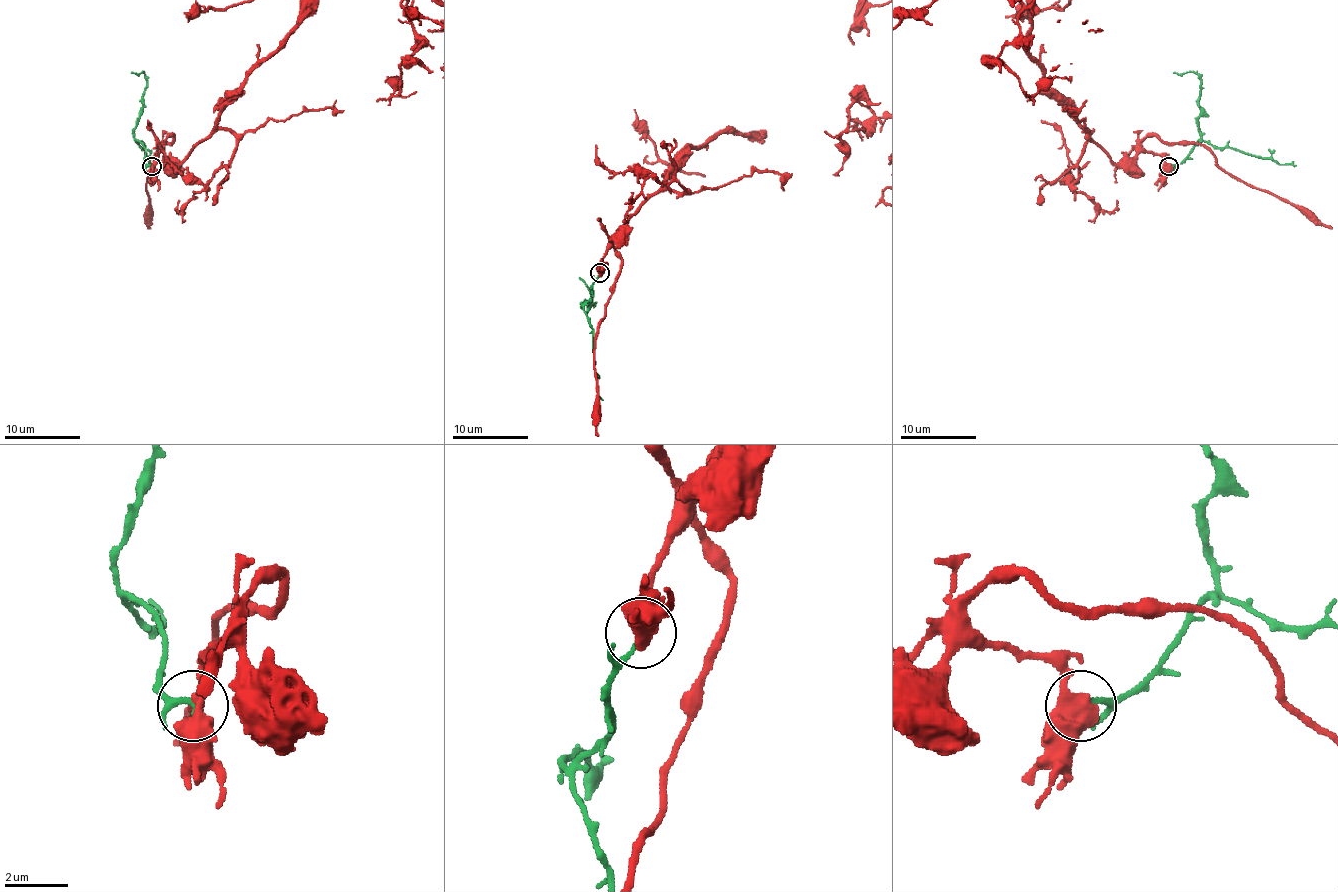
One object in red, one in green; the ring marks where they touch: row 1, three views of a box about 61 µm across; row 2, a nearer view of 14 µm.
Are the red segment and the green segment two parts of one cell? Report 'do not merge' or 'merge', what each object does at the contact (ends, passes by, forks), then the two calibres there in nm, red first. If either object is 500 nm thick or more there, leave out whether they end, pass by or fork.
do not merge; red passes by; green ends there; 460 nm thick on the red side, 170 nm on the other

